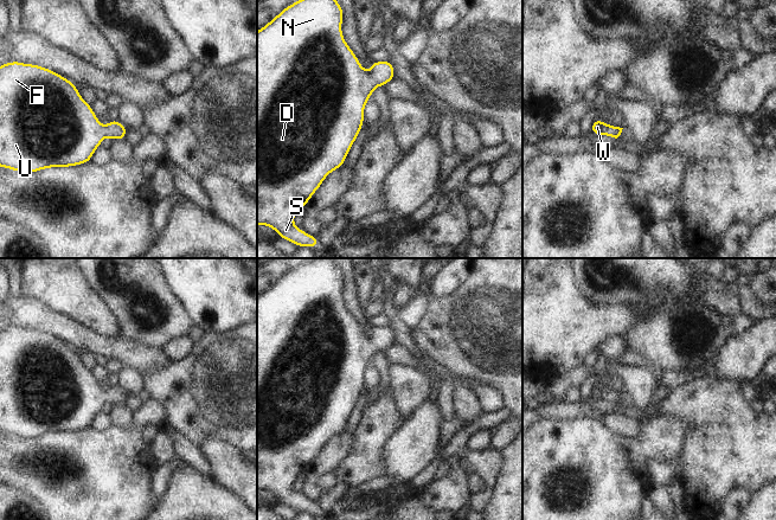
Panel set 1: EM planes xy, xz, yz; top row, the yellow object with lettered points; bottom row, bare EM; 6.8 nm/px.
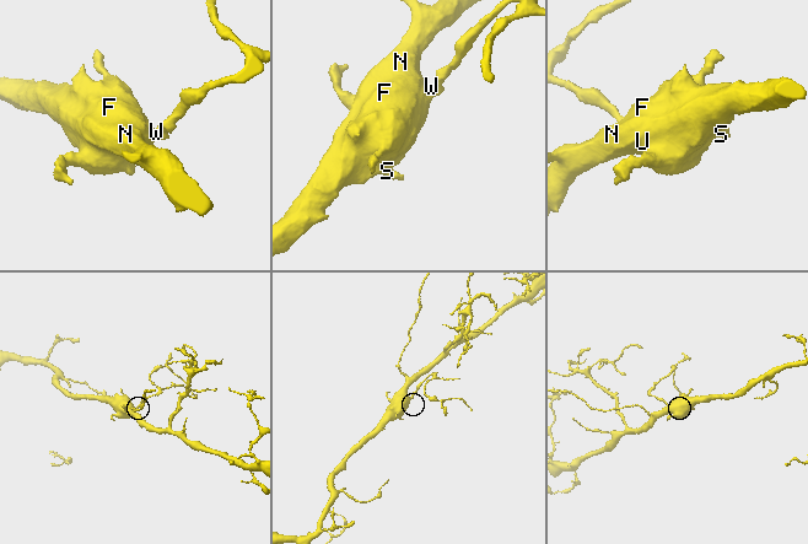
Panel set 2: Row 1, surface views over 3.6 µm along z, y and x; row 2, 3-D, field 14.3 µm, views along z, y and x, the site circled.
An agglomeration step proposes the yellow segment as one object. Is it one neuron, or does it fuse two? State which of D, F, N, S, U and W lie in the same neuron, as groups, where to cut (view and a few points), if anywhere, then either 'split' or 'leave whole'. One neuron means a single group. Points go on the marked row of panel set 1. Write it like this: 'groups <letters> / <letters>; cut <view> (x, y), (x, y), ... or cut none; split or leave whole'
groups D F N S U W; cut none; leave whole

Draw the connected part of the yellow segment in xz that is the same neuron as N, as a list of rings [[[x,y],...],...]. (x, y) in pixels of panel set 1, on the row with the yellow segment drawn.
[[[299,0],[287,6],[257,32],[257,225],[270,226],[277,232],[280,238],[291,242],[297,248],[318,248],[319,238],[295,227],[293,219],[296,212],[300,207],[306,206],[328,174],[344,166],[347,154],[364,124],[364,108],[373,90],[395,78],[395,69],[391,60],[371,62],[371,71],[368,73],[363,69],[357,56],[342,37],[342,15],[344,8],[336,0]]]

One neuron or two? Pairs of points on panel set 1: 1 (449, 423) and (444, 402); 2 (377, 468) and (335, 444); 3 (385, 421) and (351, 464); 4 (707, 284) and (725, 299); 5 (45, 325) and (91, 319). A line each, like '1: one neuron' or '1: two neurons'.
1: one neuron
2: two neurons
3: one neuron
4: one neuron
5: two neurons

